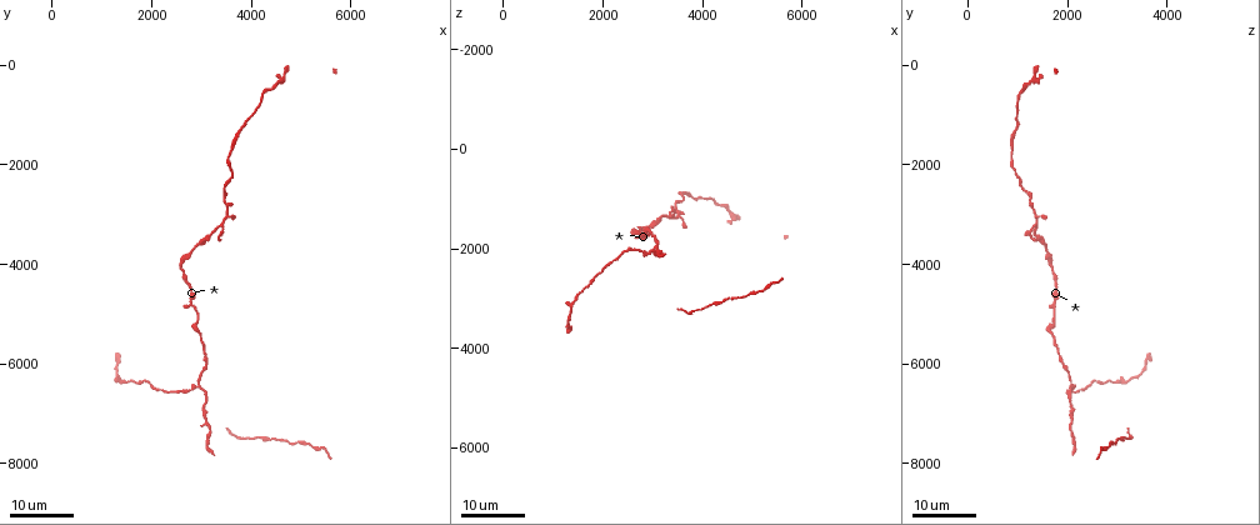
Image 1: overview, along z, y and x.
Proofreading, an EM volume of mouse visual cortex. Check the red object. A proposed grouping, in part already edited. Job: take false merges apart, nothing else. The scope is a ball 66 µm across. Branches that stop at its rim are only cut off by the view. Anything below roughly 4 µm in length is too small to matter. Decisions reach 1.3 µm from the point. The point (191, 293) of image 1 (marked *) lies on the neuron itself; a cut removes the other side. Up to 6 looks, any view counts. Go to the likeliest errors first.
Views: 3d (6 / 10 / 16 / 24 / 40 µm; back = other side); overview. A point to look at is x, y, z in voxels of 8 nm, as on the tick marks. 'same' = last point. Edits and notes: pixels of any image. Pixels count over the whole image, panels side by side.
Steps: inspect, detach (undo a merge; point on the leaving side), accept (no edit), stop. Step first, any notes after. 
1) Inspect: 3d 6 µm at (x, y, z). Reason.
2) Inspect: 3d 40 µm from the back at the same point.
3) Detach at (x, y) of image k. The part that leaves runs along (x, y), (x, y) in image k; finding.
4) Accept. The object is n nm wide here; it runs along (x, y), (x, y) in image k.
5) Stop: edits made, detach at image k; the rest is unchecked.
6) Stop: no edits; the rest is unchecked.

Inspect: 3d 24 µm at (2950, 6500, 2100). A fork.

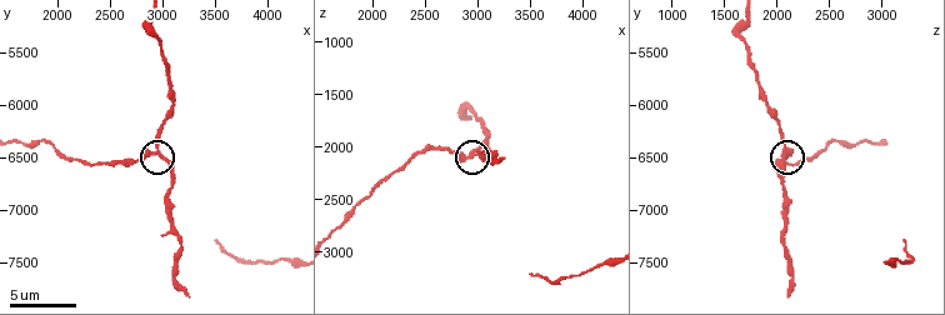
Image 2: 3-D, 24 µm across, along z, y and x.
Inspect: 3d 6 µm at (2940, 6460, 2120).

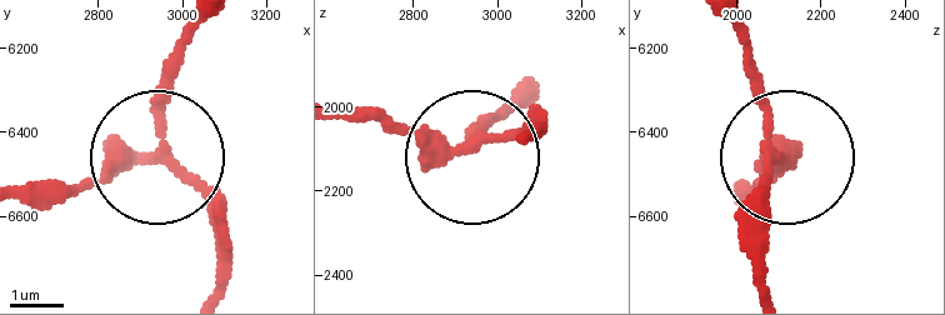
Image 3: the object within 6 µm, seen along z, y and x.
Accept. The side arm is 25 µm long; 3 arms meet here; continuous, no second neuron.

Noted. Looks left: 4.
Inspect: 3d 16 µm at (2850, 4800, 1700). Small branch off a trunk.

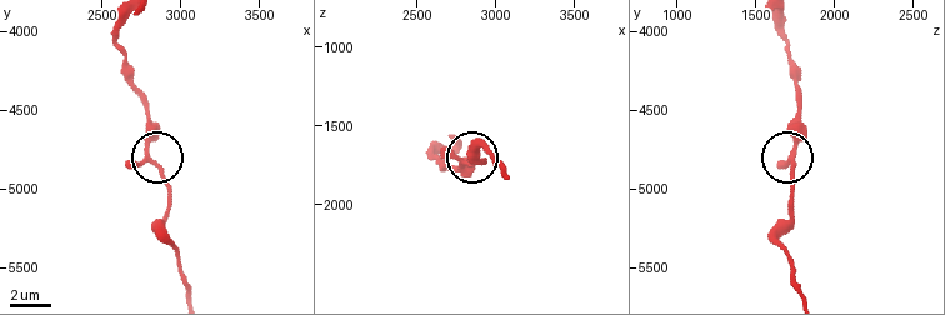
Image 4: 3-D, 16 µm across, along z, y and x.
Inspect: 3d 6 µm at (2780, 4800, 1740).

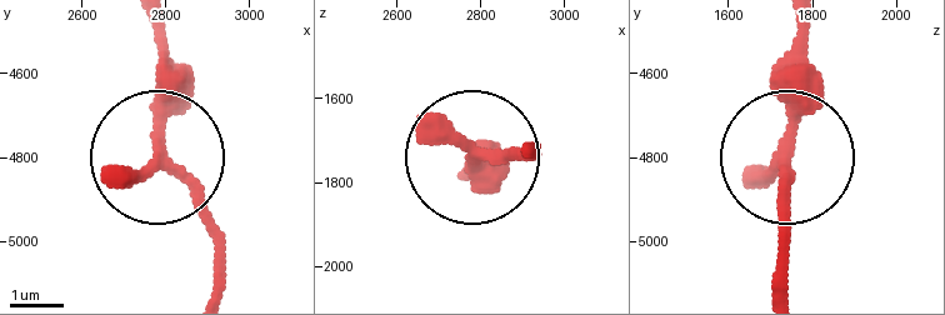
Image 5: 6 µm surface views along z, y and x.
Accept. It runs along (166, 68), (161, 158), (220, 260) in image 5; continuous, no second neuron.

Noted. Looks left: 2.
Inspect: 3d 10 µm at (3080, 7120, 2080). Calibre changes.

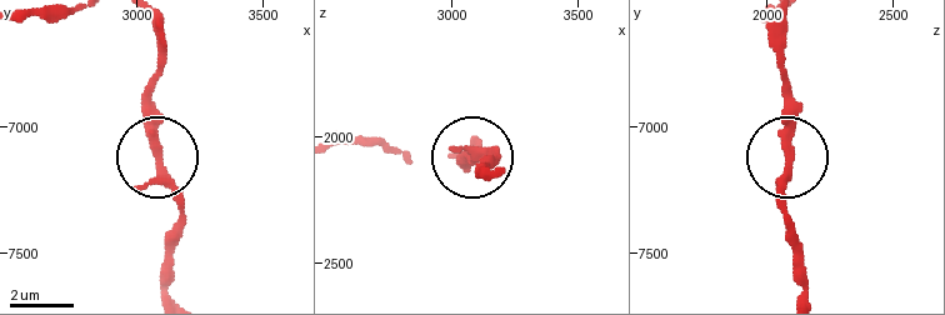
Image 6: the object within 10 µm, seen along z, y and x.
Accept. 3 arms meet here; continuous, no second neuron.

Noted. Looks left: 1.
Stop: no edits; the rest is unchecked.

